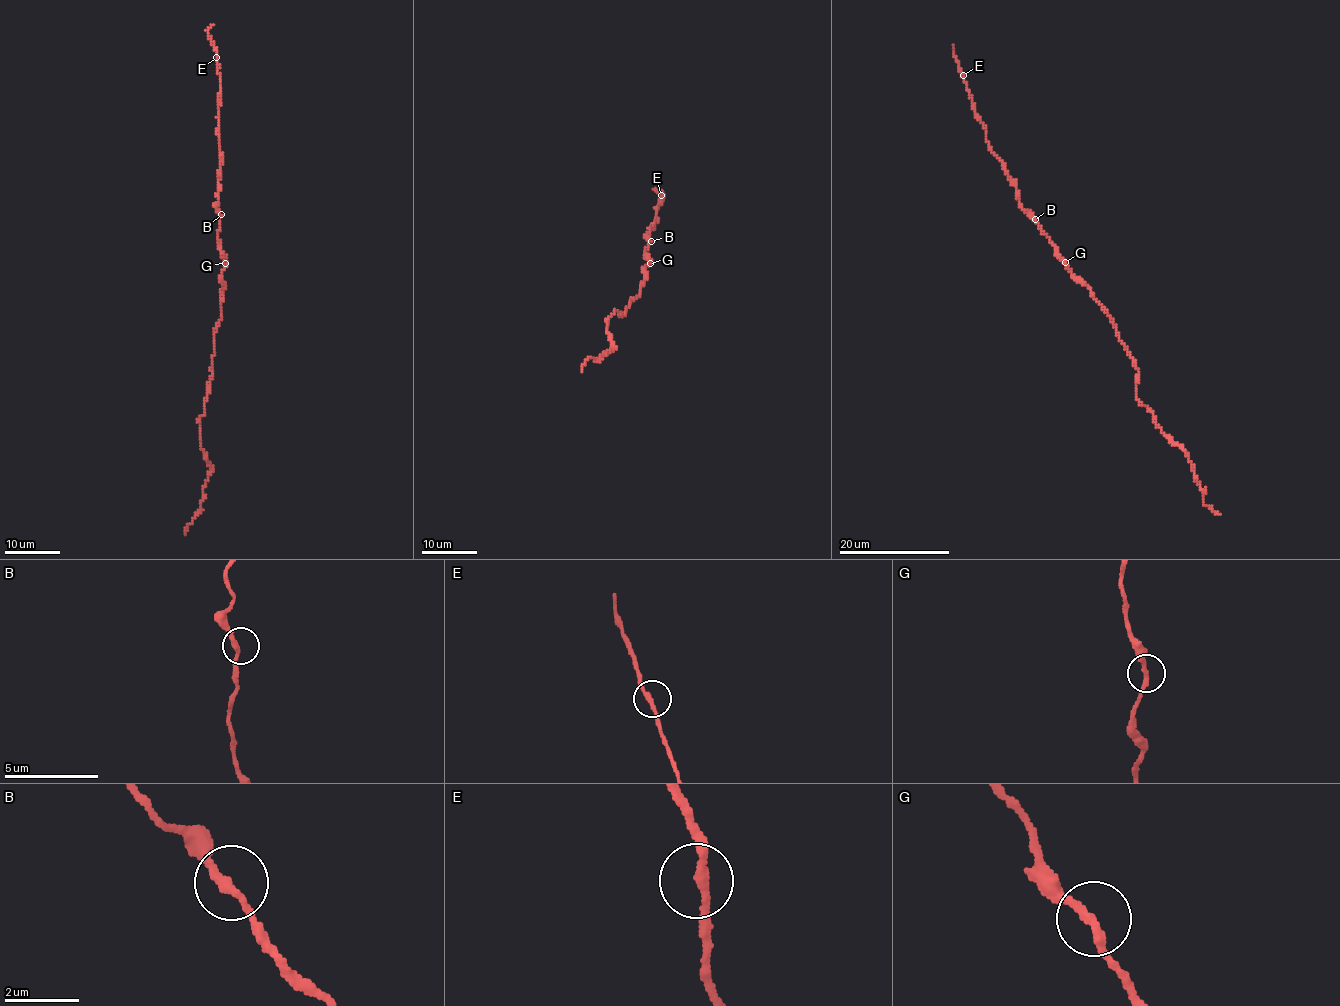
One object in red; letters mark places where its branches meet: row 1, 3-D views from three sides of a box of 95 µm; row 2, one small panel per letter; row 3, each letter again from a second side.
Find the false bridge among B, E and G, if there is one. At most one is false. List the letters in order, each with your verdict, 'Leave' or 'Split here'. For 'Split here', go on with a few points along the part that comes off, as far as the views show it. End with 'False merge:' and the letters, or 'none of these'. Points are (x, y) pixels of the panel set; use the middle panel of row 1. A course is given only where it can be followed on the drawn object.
B: Leave
E: Leave
G: Leave
False merge: none of these

